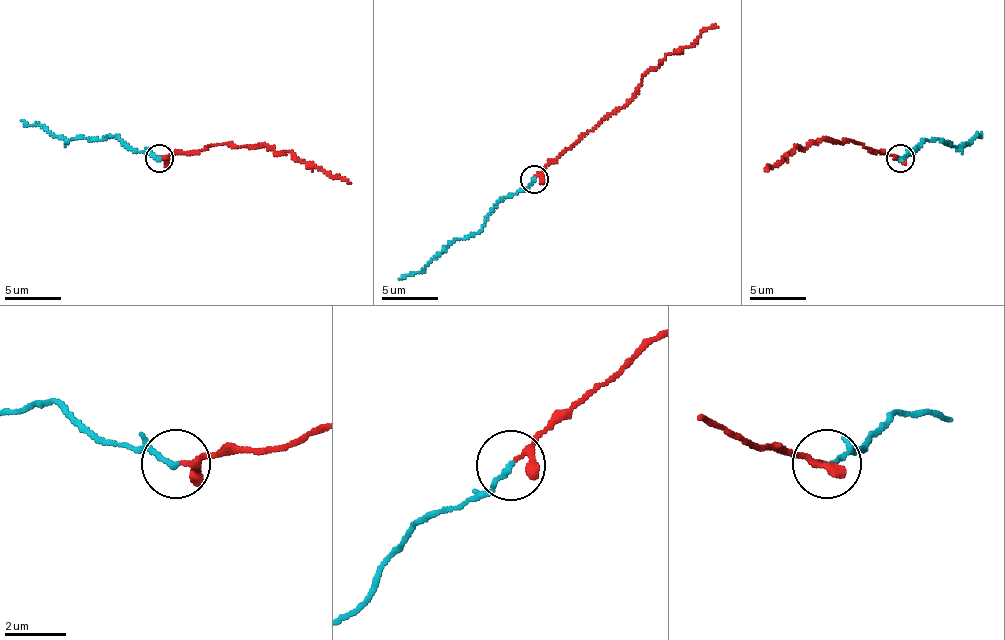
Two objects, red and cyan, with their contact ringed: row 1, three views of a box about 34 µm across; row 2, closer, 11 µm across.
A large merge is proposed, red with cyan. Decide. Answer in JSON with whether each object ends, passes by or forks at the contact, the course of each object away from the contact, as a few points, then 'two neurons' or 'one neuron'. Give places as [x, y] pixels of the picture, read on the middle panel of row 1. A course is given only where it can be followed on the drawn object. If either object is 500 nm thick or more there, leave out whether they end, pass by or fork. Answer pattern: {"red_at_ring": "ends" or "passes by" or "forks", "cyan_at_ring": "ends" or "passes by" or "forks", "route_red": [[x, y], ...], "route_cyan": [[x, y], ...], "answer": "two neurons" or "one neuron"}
{"red_at_ring": "passes by", "cyan_at_ring": "ends", "route_red": [[534, 178], [630, 100], [645, 75], [668, 54], [679, 54], [703, 31], [718, 27]], "route_cyan": [[534, 178], [503, 197], [487, 214], [484, 225], [442, 249], [419, 272], [399, 279]], "answer": "one neuron"}

